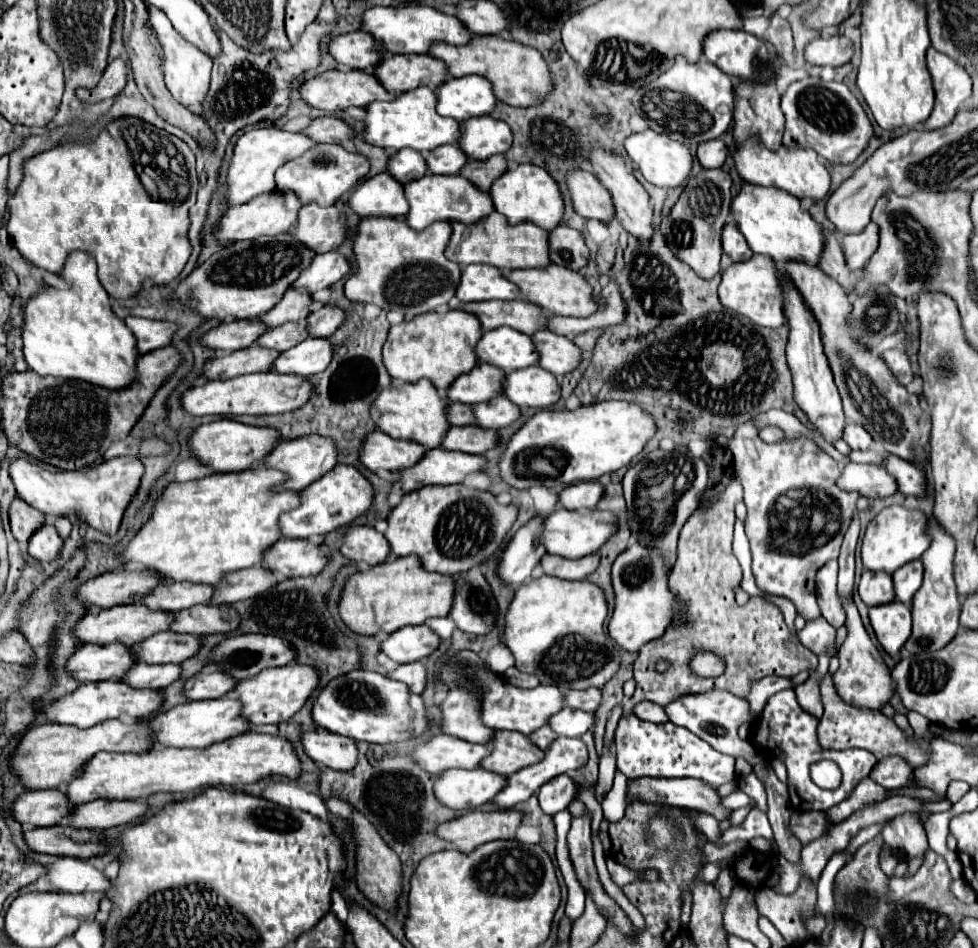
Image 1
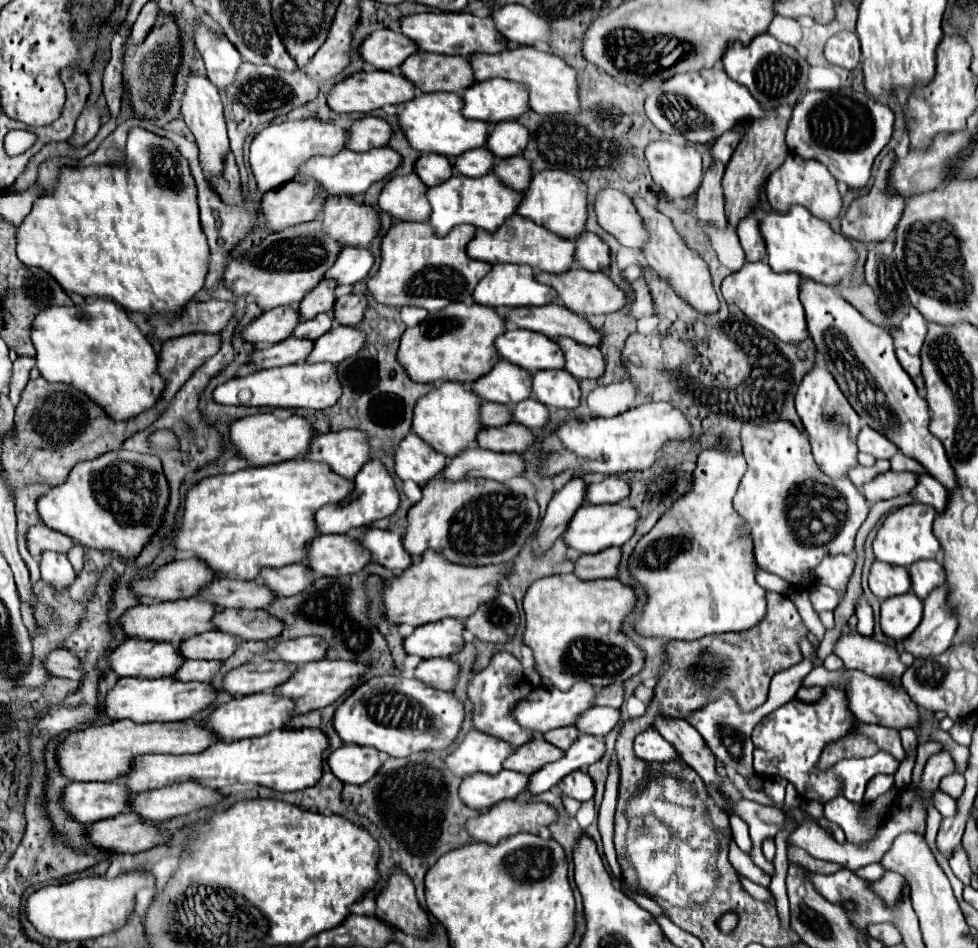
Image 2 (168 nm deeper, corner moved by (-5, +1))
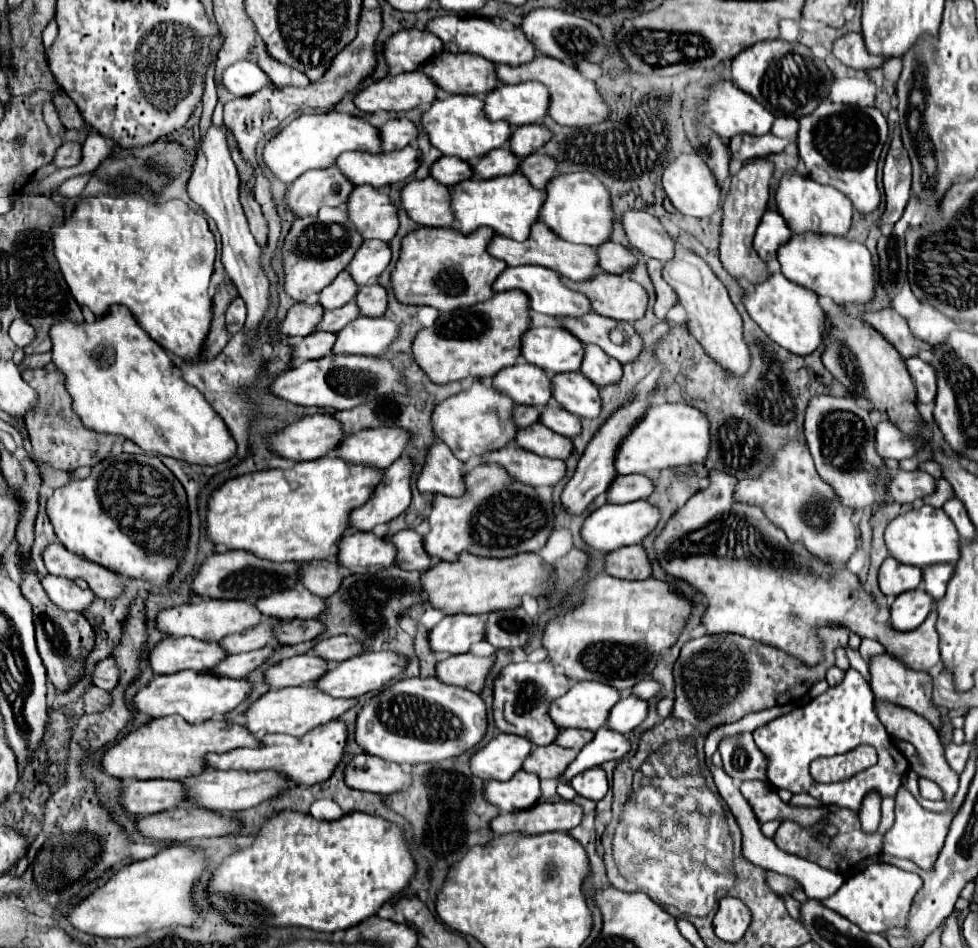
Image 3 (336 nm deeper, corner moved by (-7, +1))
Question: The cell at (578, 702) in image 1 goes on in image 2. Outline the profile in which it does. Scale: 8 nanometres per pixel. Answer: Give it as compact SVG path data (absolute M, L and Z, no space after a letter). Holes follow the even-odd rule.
M611 684L611 686L601 688L601 690L597 692L595 704L597 704L597 706L613 706L613 708L621 708L623 698L625 698L625 688L623 688L623 684Z

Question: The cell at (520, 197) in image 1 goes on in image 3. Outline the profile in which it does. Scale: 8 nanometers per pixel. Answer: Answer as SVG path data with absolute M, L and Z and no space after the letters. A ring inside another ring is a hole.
M575 172L575 174L559 174L549 180L545 188L545 202L539 210L539 220L549 226L557 236L565 238L567 242L599 246L609 240L611 226L613 226L613 212L609 204L609 192L605 186L589 172Z

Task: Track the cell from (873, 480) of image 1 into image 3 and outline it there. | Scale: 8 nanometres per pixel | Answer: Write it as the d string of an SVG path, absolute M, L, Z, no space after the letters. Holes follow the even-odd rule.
M921 470L897 472L889 484L889 496L895 502L911 504L915 500L921 500L929 492L933 492L933 488L935 488L935 480L927 472L921 472Z

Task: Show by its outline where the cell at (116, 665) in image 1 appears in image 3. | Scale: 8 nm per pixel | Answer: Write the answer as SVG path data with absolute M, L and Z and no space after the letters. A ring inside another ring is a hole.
M167 636L155 644L155 648L147 656L147 662L155 674L173 674L173 672L181 672L181 670L201 672L201 670L213 668L213 664L217 664L217 660L221 660L221 656L225 656L225 652L215 642L201 642L197 638L171 638L171 636Z

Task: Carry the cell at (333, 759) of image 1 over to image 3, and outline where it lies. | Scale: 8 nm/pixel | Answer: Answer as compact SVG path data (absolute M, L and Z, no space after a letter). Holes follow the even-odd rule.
M365 752L351 758L343 770L343 776L349 788L375 794L399 792L401 788L409 786L409 772L405 772L399 764Z

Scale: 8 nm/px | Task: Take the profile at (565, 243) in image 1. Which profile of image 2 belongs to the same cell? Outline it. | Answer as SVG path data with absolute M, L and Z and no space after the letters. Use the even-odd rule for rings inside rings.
M583 232L577 240L575 260L589 272L605 272L611 266L611 250L609 246L595 234Z

